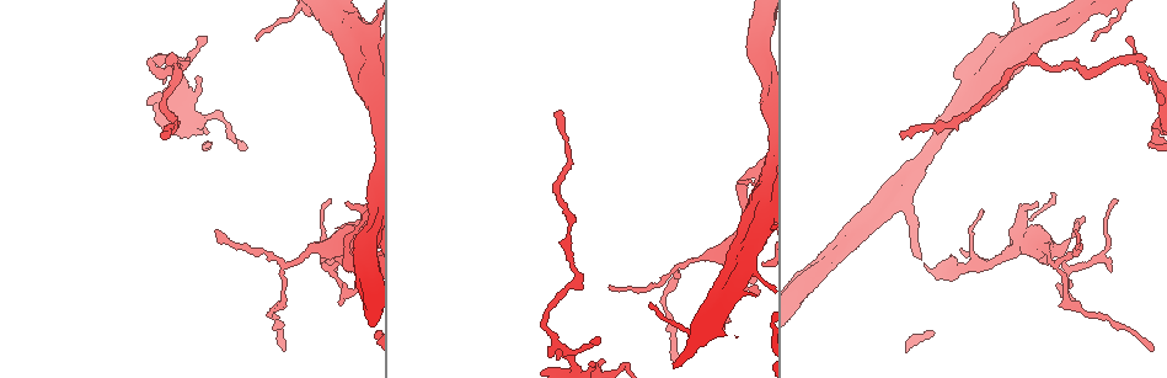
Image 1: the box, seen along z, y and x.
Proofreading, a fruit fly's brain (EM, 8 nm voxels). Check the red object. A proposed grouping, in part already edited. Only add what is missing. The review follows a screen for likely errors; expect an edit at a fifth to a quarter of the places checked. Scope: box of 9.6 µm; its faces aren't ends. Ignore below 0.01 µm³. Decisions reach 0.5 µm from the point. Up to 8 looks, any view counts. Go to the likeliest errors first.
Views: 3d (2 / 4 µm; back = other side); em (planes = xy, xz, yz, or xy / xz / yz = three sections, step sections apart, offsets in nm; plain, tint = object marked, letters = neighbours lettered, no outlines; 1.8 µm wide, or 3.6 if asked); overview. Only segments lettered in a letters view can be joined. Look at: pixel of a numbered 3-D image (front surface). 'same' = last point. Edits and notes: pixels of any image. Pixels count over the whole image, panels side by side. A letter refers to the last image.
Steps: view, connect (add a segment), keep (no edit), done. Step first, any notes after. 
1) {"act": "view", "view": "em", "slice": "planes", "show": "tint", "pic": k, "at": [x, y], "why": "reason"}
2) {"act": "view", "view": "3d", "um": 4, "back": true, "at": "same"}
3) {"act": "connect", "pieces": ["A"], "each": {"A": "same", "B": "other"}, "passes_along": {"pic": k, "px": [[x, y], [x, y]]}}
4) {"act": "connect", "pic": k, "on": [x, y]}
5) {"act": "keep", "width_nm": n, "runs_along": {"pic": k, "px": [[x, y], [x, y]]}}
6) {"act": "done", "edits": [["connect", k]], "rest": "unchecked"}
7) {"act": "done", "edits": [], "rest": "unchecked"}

{"act": "view", "view": "em", "slice": "xz", "step": 4, "show": "plain", "pic": 1, "at": [1036, 204], "why": "branch stops here"}

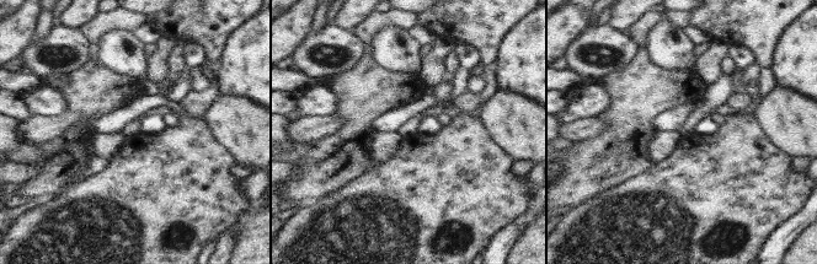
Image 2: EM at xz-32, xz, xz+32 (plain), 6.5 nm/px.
{"act": "view", "view": "em", "slice": "xz", "step": 4, "show": "tint", "at": "same", "why": "with the object marked"}

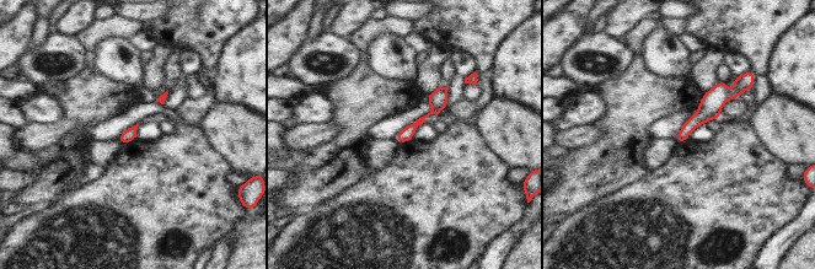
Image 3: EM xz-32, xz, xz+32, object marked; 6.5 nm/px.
{"act": "view", "view": "em", "slice": "xz", "step": 4, "show": "letters", "at": "same"}

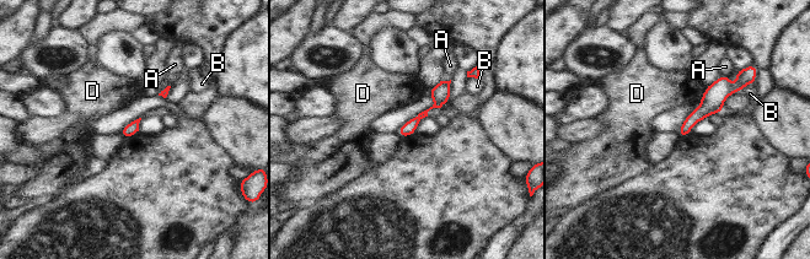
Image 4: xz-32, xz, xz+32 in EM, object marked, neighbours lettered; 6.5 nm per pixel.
{"act": "keep", "each": {"A": "other", "B": "other", "D": "other"}, "runs_along": {"pic": 4, "px": [[740, 85], [724, 88], [682, 133]]}, "found": "none of them fits"}

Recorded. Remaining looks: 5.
{"act": "view", "view": "3d", "um": 4, "pic": 1, "at": [726, 321], "why": "an open end"}

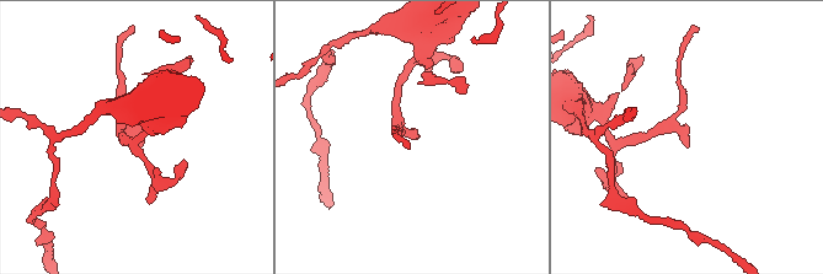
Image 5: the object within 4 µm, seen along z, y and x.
{"act": "view", "view": "em", "slice": "xy", "step": 4, "show": "plain", "pic": 5, "at": [687, 145]}

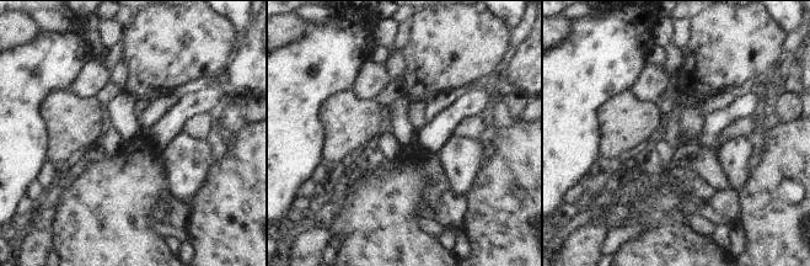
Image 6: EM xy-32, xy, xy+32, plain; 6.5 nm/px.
{"act": "view", "view": "em", "slice": "xy", "step": 4, "show": "letters", "at": "same", "why": "see the neighbours"}

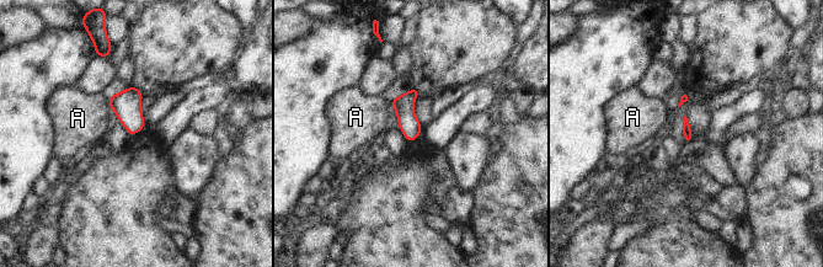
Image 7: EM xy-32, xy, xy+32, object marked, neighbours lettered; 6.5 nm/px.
{"act": "keep", "each": {"A": "other"}, "border": {"pic": 7, "px": [[105, 99], [110, 108]]}, "found": "none of them fits"}

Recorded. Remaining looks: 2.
{"act": "view", "view": "em", "slice": "yz", "step": 4, "show": "letters", "pic": 1, "at": [598, 338], "why": "an open end"}

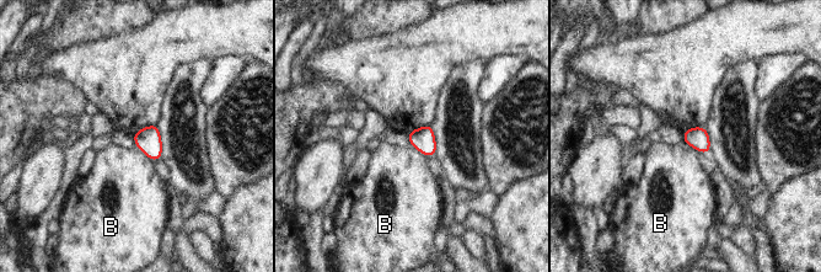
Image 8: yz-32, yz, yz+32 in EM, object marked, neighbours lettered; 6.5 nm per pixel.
{"act": "keep", "each": {"B": "other"}, "border": {"pic": 8, "px": [[134, 145], [153, 163]]}, "found": "no lettered segment goes on from it"}

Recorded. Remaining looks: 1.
{"act": "done", "edits": [], "rest": "unchecked"}

